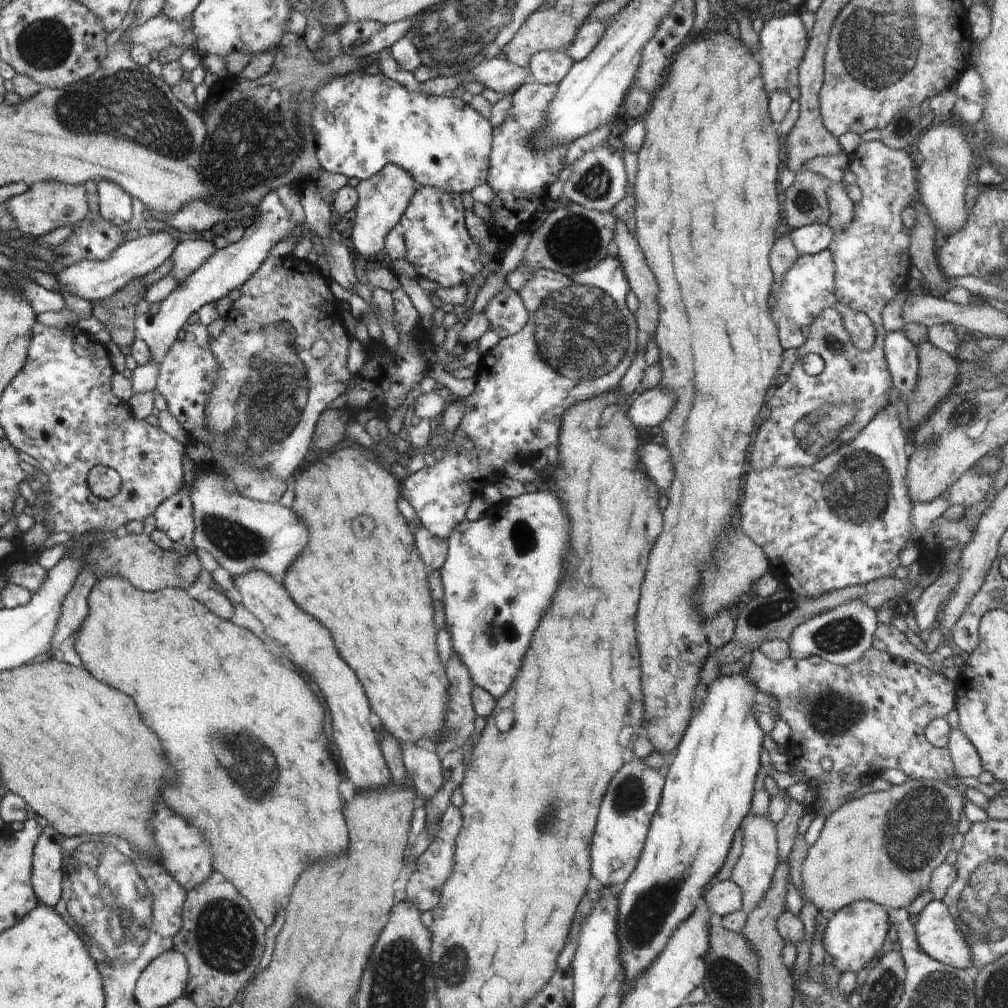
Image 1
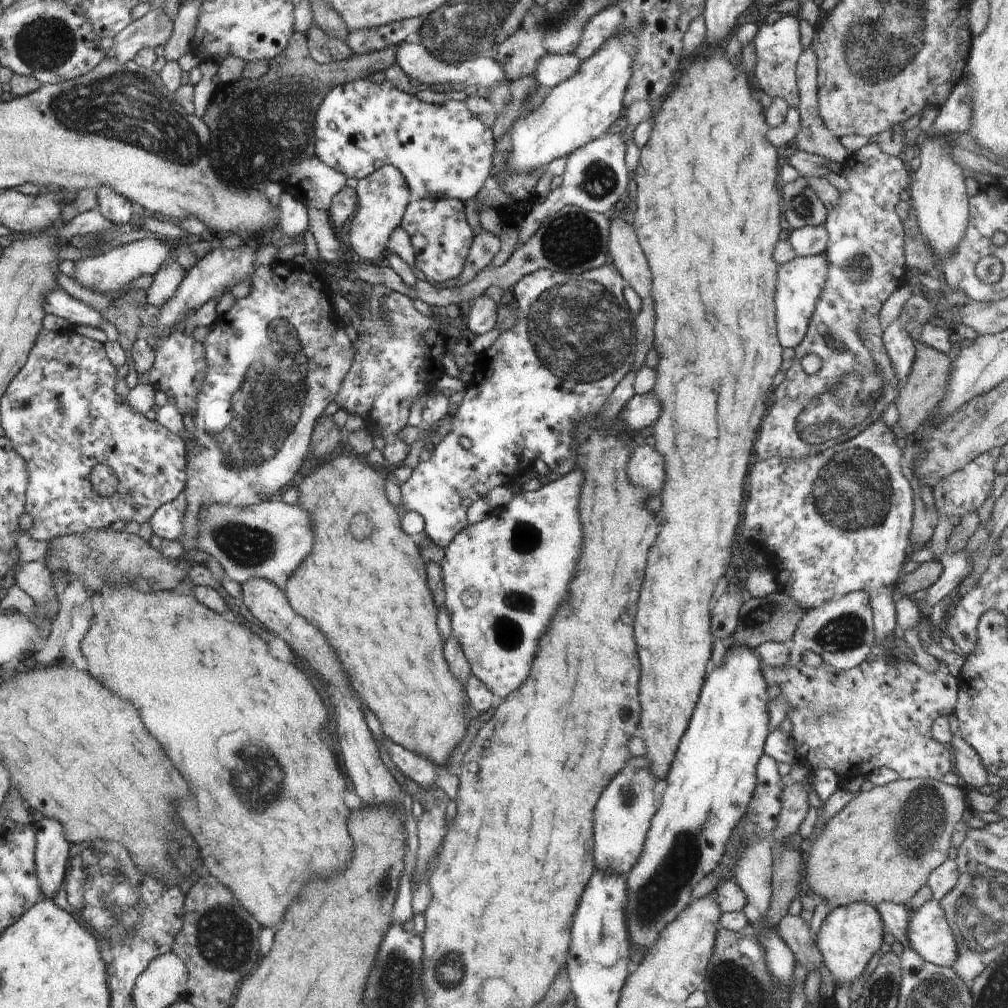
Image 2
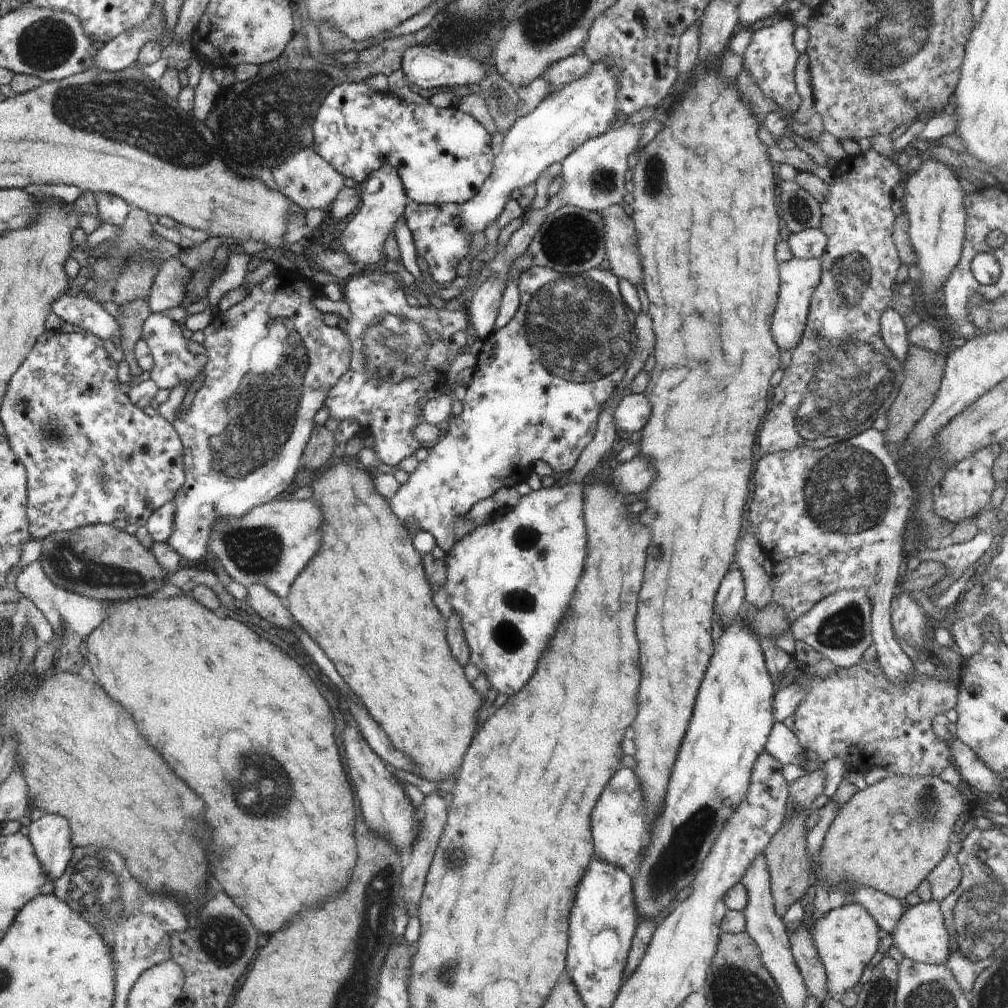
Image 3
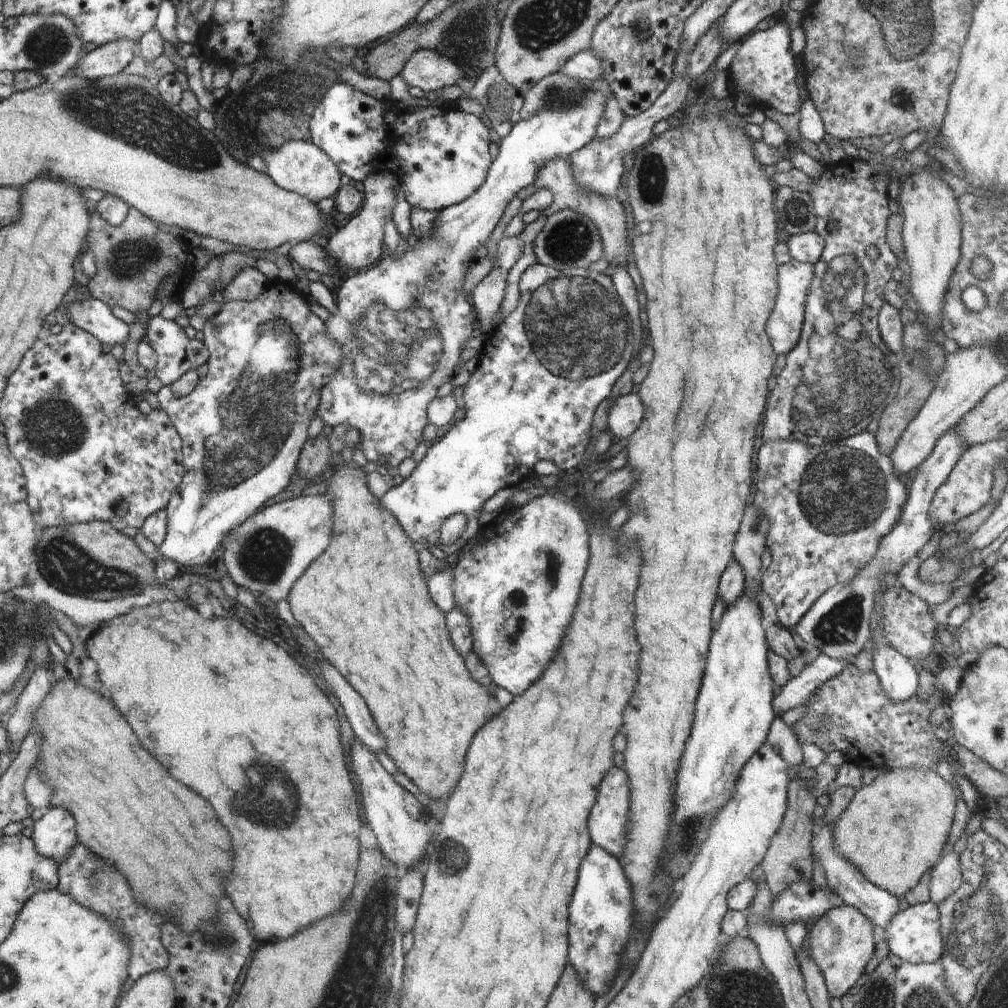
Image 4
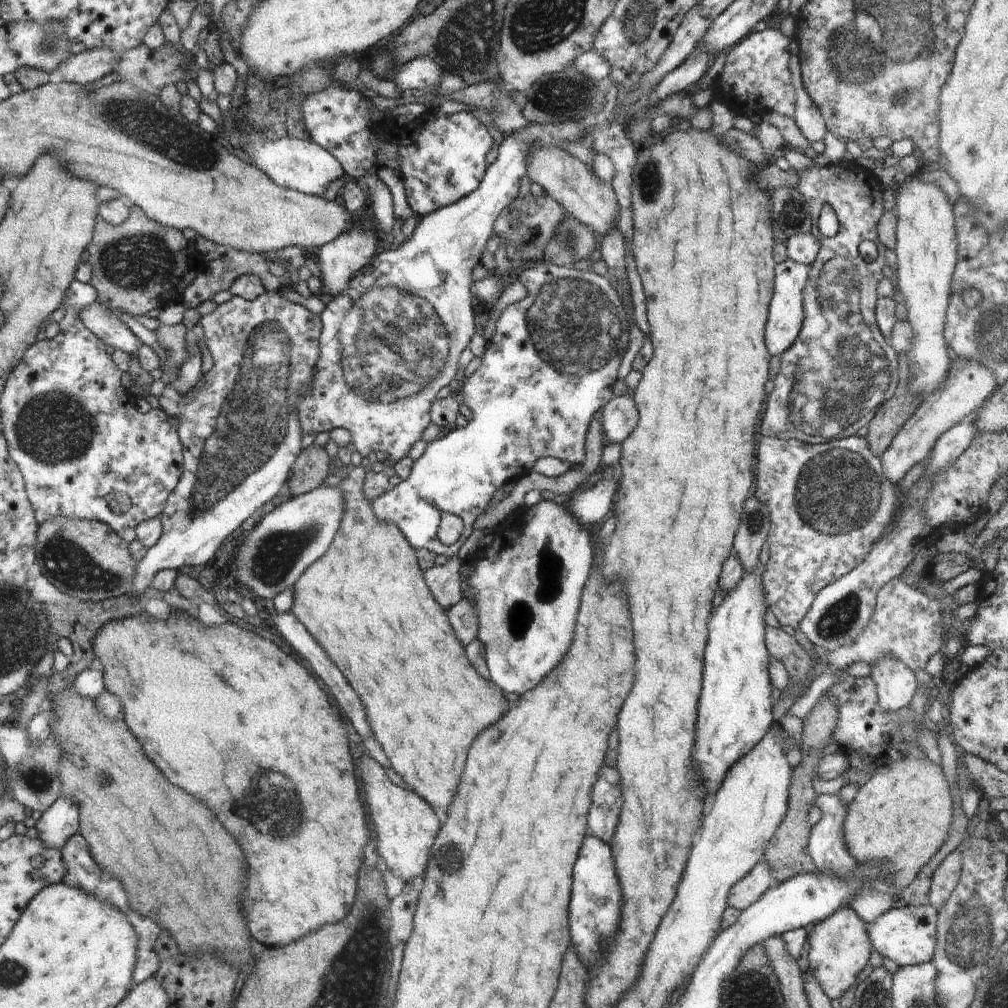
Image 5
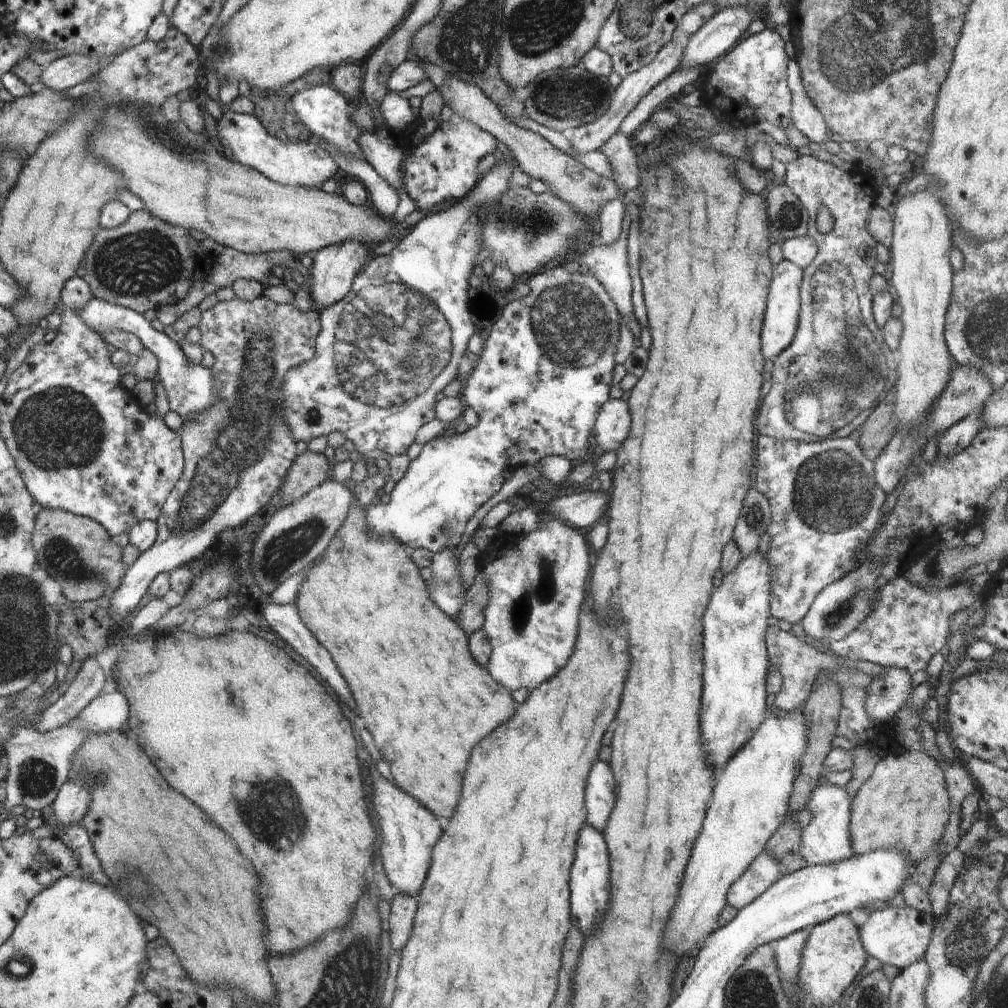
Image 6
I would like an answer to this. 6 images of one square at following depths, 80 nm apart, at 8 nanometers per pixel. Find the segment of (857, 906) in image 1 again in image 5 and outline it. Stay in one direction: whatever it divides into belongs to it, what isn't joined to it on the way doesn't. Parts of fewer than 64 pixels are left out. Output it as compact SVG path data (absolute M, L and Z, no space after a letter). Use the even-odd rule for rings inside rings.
M848 905L840 907L828 918L816 923L809 934L808 942L809 969L806 974L814 975L818 979L830 1000L840 999L856 982L856 977L866 966L873 951L867 927L856 911Z

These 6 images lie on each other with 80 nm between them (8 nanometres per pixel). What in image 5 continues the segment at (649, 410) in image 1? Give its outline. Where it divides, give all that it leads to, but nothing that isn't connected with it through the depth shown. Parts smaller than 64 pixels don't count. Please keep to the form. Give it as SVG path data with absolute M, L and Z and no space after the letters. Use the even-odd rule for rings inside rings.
M626 395L613 396L602 408L601 423L604 434L607 436L606 443L622 442L625 438L633 434L634 427L639 419L639 410L635 404L635 400Z

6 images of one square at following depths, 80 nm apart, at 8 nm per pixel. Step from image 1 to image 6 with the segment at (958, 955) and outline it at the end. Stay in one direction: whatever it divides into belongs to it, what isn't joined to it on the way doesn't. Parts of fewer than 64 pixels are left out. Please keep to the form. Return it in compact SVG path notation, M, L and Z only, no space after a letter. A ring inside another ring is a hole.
M884 906L868 915L864 925L859 926L860 938L868 958L879 960L882 964L892 964L901 970L918 962L925 955L935 927L932 912L924 912L912 907Z

